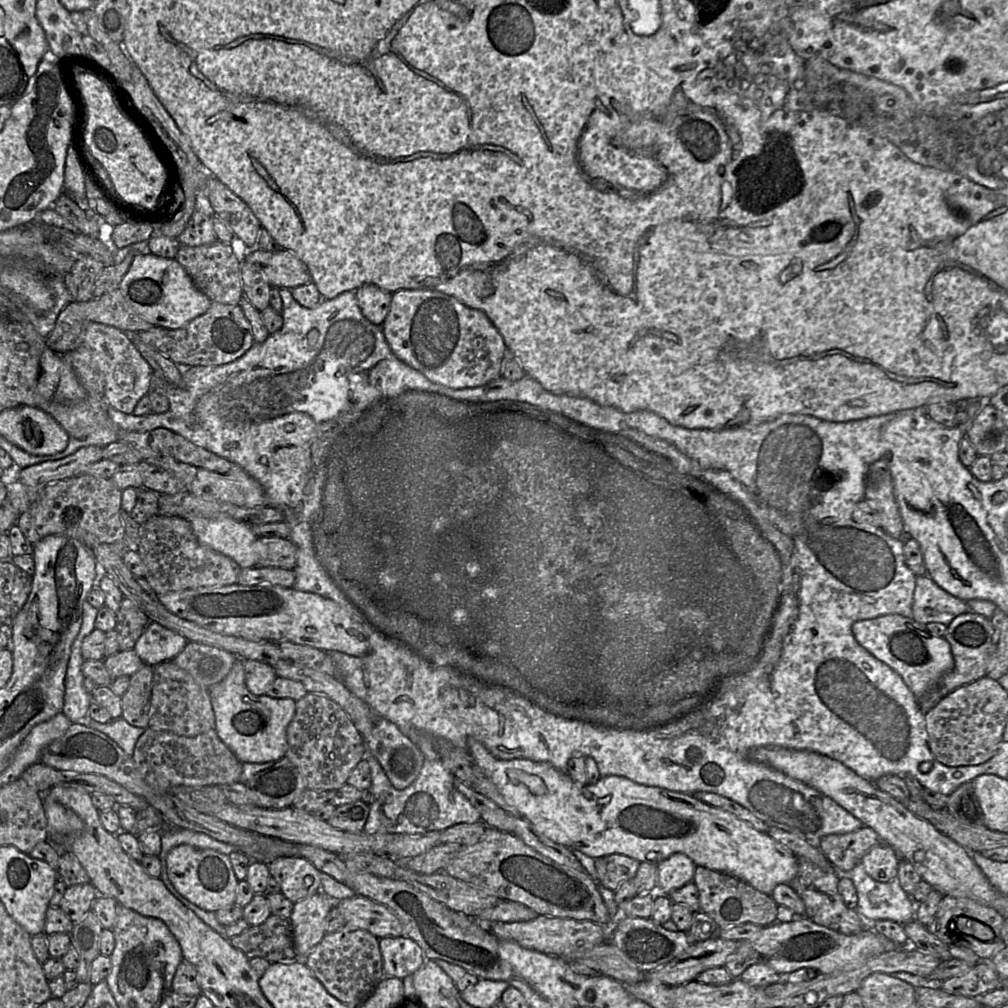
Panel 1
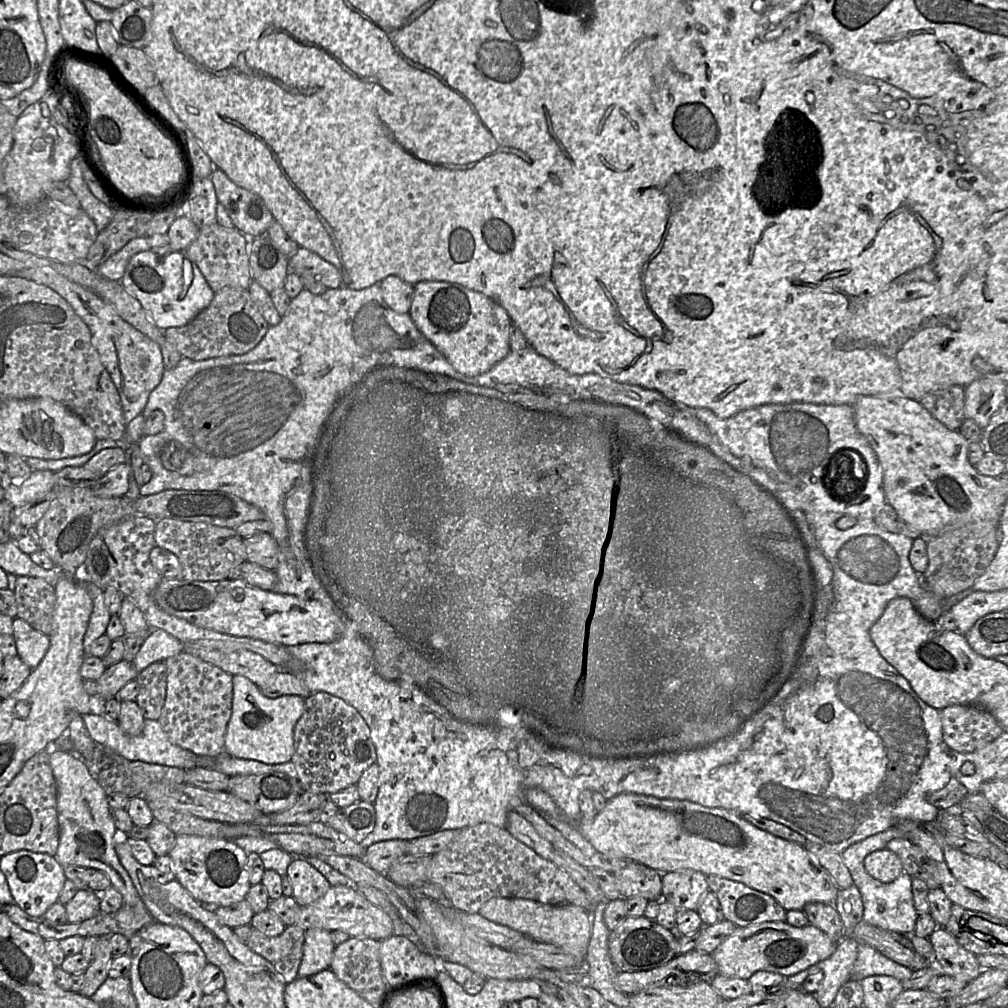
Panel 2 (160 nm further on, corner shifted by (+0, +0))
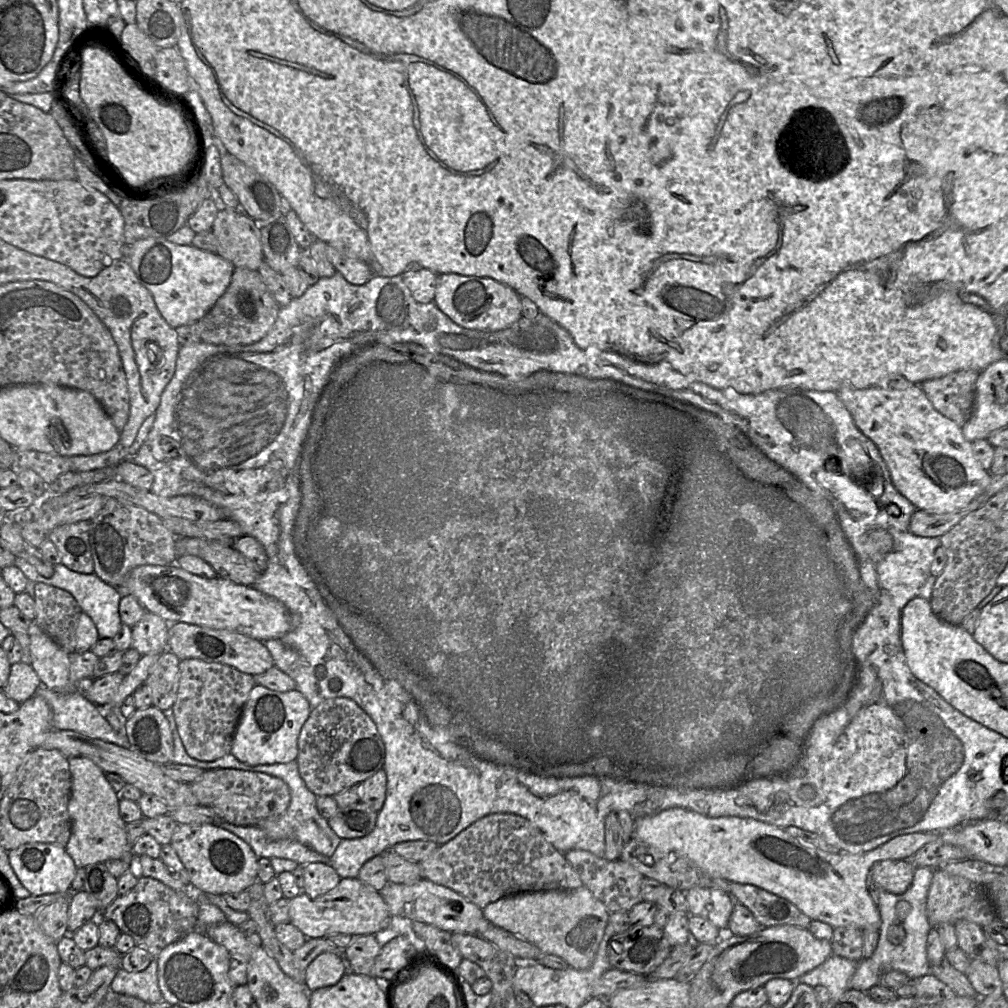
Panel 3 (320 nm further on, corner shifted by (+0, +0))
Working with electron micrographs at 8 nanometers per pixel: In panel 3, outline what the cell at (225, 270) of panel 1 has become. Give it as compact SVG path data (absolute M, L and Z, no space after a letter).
M224 209L211 228L217 239L216 253L235 268L258 270L264 261L260 225L241 210Z

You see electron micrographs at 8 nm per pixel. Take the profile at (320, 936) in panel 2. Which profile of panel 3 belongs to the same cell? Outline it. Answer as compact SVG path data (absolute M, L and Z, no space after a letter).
M331 952L319 954L305 970L304 985L309 991L333 986L346 973L342 959Z

